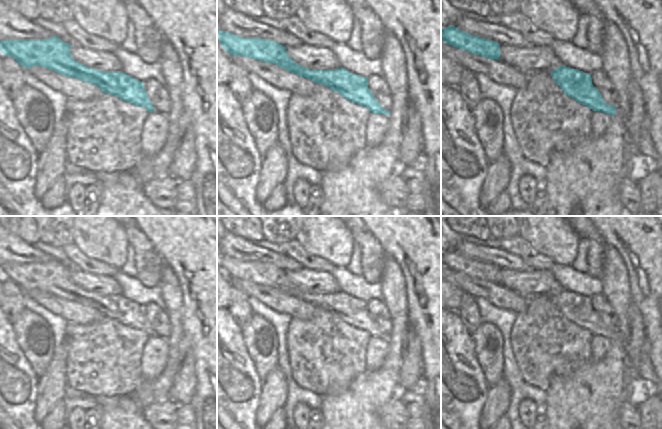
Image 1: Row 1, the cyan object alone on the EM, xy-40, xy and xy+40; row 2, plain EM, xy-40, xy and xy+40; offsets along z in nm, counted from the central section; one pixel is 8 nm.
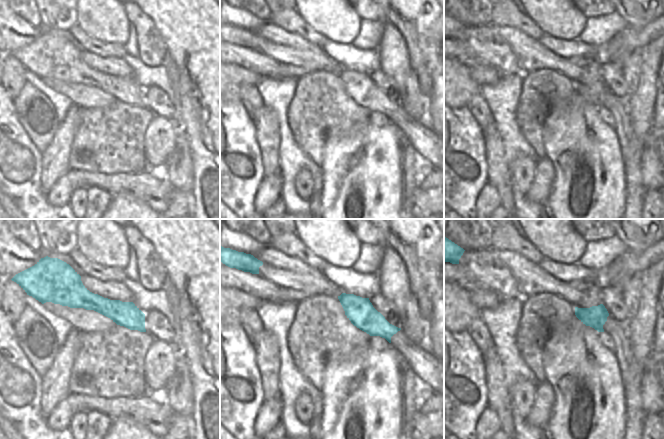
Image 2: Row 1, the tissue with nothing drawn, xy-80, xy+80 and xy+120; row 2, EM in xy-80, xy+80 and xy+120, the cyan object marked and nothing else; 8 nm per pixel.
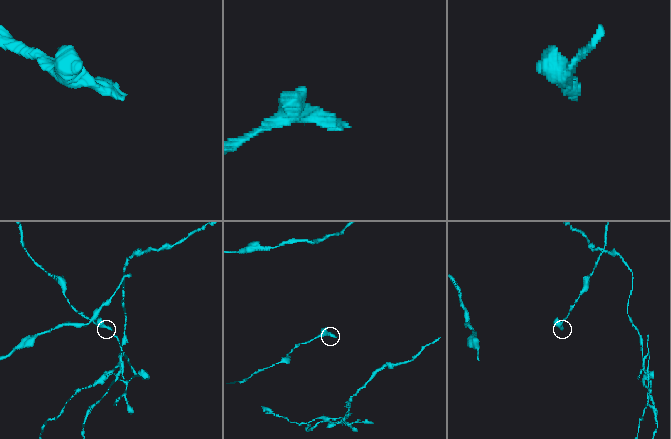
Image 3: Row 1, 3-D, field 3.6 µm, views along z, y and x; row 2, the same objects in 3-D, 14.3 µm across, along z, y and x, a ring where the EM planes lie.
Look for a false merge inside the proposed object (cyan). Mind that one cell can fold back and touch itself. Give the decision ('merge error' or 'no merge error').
merge error

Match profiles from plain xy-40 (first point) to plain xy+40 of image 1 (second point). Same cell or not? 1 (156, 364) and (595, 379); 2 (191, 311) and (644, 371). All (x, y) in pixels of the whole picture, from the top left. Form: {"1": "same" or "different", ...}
{"1": "different", "2": "different"}

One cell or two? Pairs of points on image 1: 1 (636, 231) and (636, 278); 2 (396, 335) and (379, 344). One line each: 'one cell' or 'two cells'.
1: one cell
2: two cells

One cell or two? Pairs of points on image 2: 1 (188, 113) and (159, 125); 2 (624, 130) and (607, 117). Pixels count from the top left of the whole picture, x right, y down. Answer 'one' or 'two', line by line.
1: two
2: two

